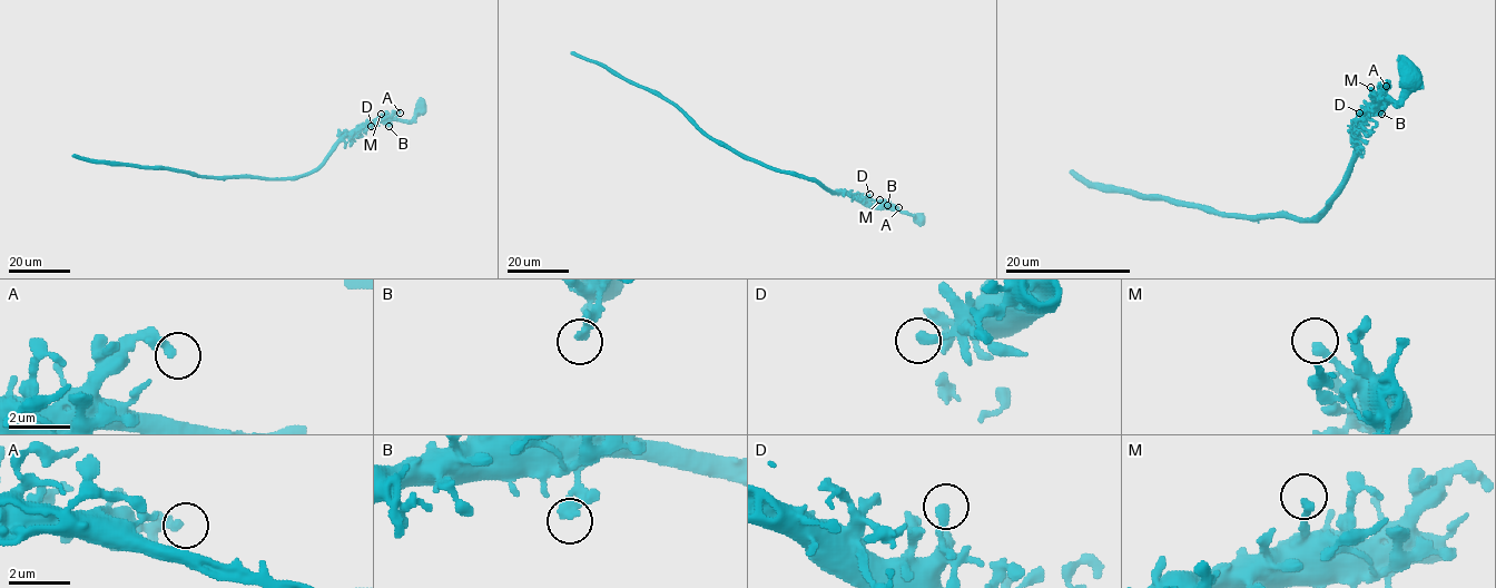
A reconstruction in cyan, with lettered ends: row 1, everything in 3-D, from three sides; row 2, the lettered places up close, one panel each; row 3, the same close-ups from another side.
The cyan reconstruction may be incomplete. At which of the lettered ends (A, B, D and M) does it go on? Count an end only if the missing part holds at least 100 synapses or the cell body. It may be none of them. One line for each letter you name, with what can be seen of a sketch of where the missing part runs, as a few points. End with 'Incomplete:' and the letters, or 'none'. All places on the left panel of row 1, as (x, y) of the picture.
Incomplete: none

